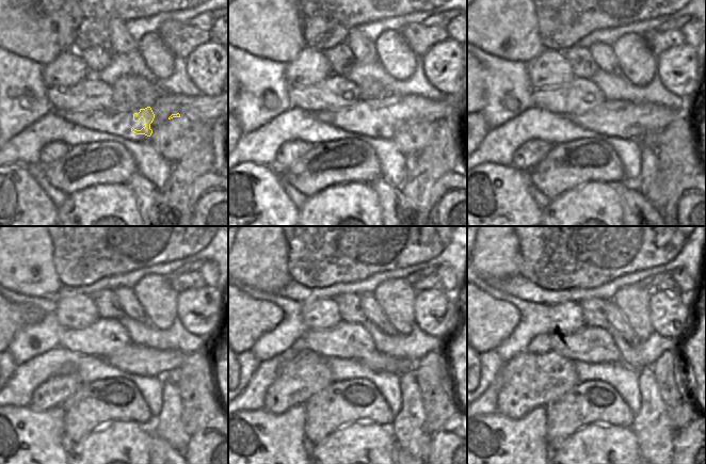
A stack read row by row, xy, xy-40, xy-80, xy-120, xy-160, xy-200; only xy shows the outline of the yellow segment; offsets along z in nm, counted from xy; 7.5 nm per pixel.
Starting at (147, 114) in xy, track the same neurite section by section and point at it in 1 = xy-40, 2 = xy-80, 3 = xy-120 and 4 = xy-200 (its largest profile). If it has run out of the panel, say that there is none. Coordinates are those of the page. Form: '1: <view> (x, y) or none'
1: xy-40 (385, 115)
2: xy-80 (619, 123)
3: xy-120 (167, 425)
4: xy-200 (652, 426)

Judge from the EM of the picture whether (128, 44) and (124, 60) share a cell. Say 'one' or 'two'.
two

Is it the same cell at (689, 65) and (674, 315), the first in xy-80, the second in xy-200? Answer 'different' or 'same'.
same

